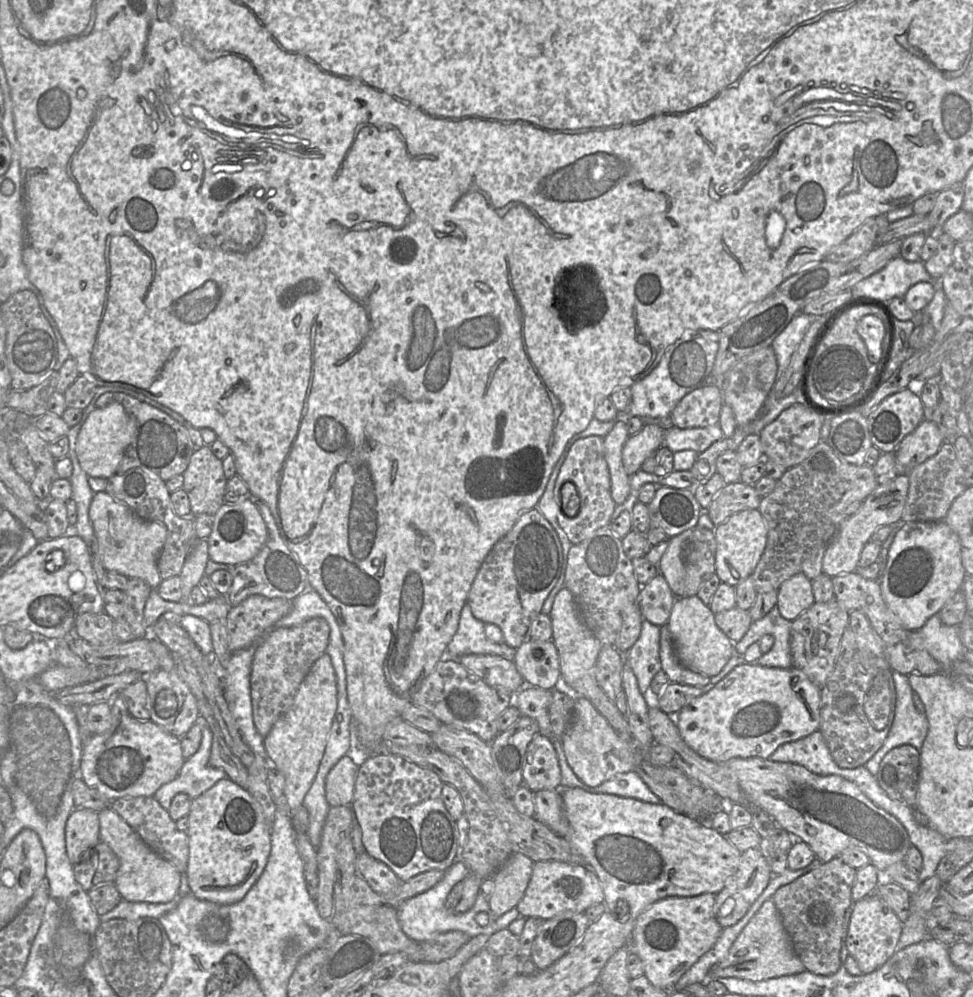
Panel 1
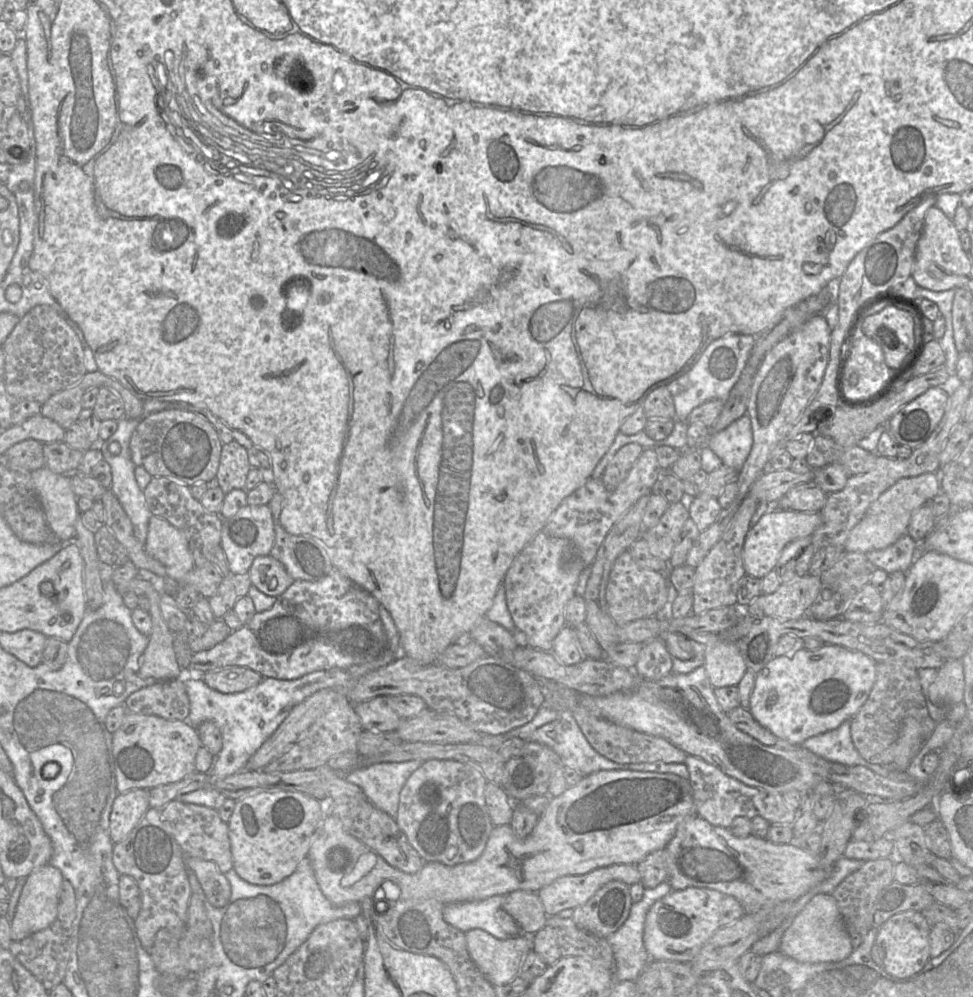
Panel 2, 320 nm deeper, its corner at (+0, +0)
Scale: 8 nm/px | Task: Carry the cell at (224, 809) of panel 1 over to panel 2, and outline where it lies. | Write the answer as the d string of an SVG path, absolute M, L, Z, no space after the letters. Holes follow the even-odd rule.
M262 792L236 800L227 822L232 869L242 880L257 886L271 886L283 881L307 858L325 814L323 801L300 792Z

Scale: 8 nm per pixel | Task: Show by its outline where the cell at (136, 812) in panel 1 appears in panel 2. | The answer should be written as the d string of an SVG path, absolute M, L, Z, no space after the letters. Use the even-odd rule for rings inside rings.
M171 801L160 809L160 814L164 824L171 829L176 843L188 857L213 862L222 874L232 869L228 825L221 820L216 809Z

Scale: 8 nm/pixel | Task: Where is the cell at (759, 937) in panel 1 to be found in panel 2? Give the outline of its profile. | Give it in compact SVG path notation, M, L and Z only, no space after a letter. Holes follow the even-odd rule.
M831 894L815 895L791 921L778 951L799 962L811 964L837 962L847 958L854 948L835 898Z

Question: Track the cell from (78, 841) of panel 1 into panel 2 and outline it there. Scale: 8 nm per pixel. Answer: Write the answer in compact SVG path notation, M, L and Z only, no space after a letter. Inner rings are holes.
M137 789L119 794L110 814L110 838L114 844L123 841L150 808L149 790Z

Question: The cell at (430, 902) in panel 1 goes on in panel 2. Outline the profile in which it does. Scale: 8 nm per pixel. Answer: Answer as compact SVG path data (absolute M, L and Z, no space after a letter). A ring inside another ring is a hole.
M495 895L478 901L446 904L443 907L443 919L463 932L478 928L497 939L508 939L512 936L502 930L495 918L505 897Z

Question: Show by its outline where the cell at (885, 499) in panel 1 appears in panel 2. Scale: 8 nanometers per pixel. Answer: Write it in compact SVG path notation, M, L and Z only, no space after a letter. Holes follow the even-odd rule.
M935 473L900 479L870 505L861 521L851 530L843 546L844 551L868 553L892 545L907 532L912 514L938 494L940 489Z

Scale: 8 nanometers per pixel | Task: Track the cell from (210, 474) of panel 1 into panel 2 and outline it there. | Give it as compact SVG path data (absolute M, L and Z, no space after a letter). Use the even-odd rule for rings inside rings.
M236 441L224 444L215 484L226 494L232 490L245 489L247 474L251 469L248 450Z

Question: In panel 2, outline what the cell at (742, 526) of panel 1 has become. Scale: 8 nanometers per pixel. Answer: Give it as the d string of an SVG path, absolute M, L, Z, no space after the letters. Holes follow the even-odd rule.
M775 510L774 512L763 514L760 519L751 526L744 540L742 560L746 575L763 578L777 567L779 557L789 543L811 535L821 524L822 517L819 512Z

